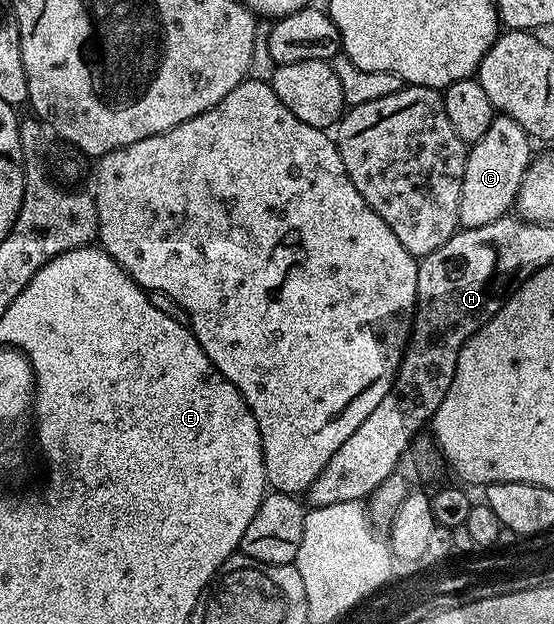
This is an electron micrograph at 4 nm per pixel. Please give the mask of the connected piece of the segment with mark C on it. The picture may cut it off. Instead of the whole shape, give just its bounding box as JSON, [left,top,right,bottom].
[460,113,531,227]

